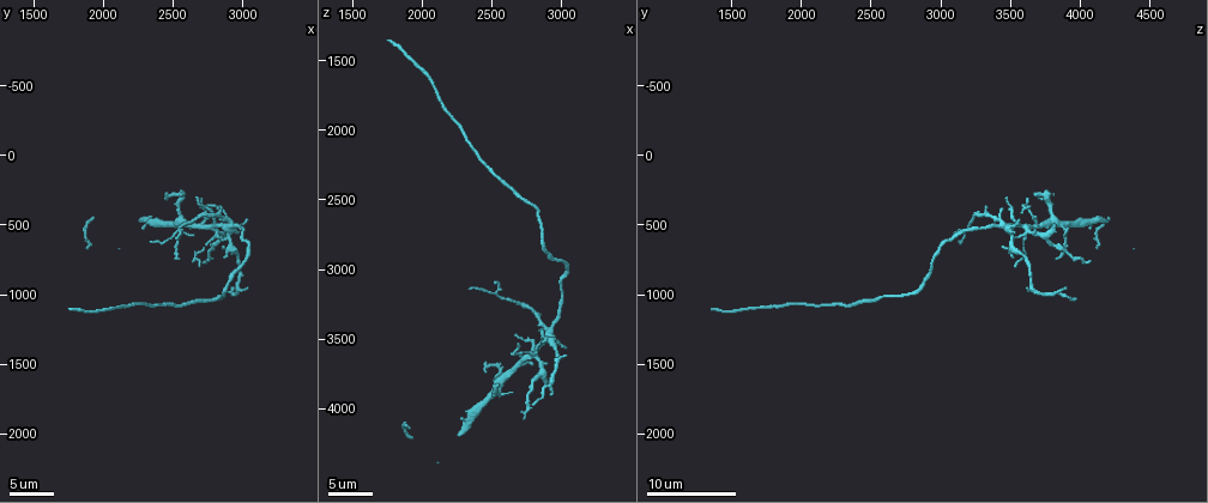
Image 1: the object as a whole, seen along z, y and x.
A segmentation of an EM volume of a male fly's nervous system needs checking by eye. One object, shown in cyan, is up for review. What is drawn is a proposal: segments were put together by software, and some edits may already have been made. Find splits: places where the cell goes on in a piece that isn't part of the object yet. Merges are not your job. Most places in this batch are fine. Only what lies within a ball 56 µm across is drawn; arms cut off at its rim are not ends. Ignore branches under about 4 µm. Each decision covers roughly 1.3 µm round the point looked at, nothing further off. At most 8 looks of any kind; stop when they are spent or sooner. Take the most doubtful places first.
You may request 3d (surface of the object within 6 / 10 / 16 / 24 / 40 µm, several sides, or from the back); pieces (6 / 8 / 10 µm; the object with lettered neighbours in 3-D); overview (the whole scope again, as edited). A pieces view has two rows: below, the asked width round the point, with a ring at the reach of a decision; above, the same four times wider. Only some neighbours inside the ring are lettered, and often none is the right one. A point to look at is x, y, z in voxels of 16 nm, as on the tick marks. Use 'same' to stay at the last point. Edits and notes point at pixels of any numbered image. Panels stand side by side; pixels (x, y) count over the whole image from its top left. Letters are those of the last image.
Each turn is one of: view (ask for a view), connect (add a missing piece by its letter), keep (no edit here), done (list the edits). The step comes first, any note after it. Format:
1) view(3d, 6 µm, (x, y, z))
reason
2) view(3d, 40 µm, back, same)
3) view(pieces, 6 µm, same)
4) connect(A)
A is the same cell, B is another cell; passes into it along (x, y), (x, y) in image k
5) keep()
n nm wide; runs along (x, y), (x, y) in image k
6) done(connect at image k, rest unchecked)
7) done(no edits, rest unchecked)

view(3d, 6 µm, (2540, 740, 3840))
an open end

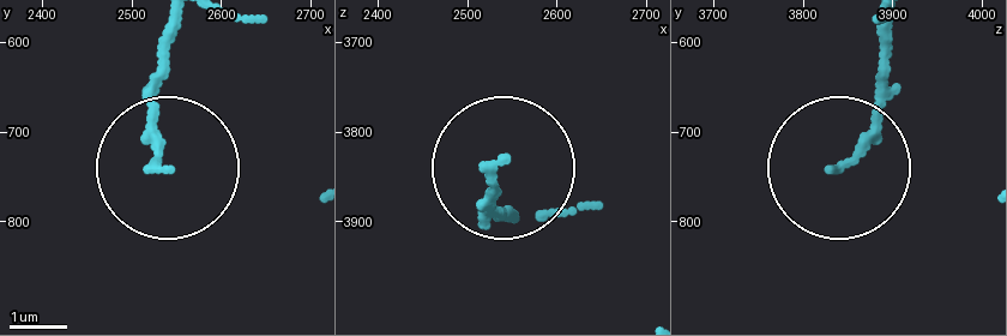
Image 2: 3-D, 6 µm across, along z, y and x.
view(pieces, 10 µm, (2540, 745, 3830))

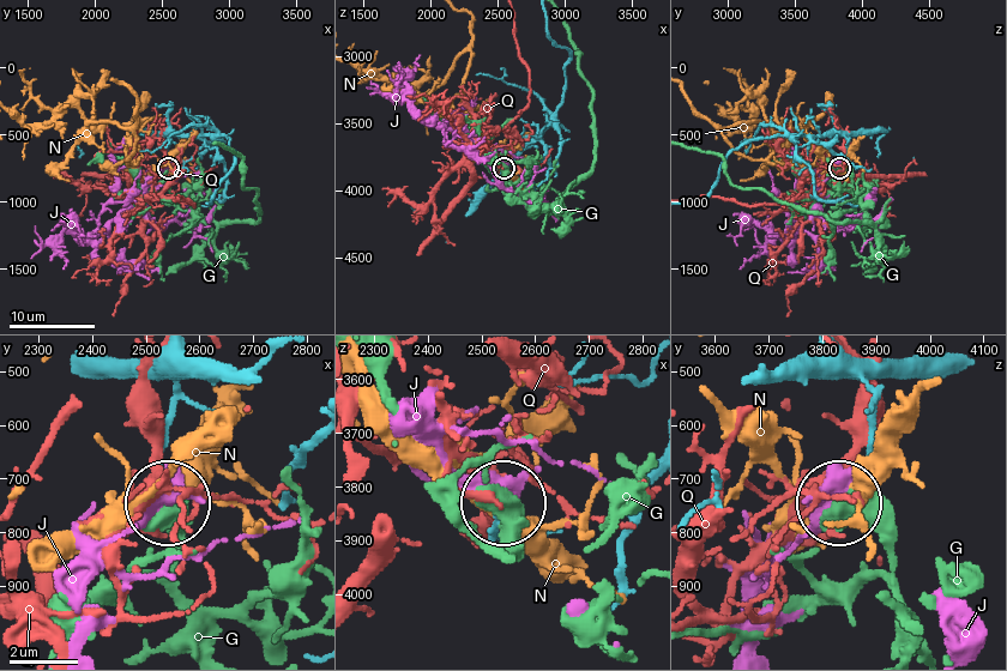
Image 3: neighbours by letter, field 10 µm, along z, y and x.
keep()
110 nm wide; G, J, N and Q are other cells; none of them fits

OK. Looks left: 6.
view(pieces, 6 µm, (2680, 800, 3540))
free end

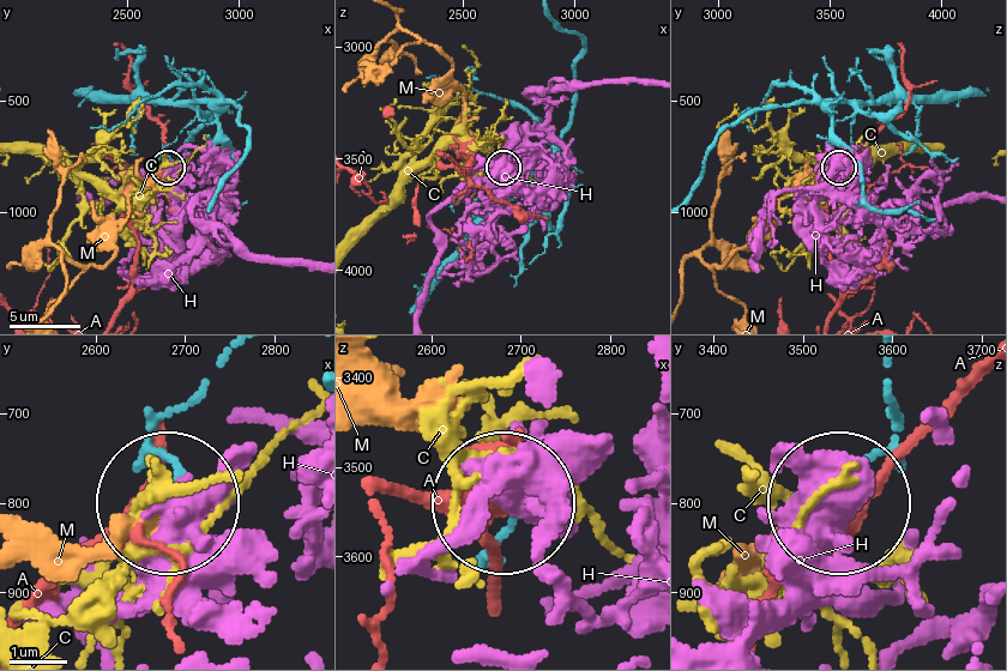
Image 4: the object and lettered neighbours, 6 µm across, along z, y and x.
keep()
A, C, H and M are other cells; no lettered piece goes on from it

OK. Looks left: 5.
view(3d, 6 µm, (2800, 1040, 3960))
thin end

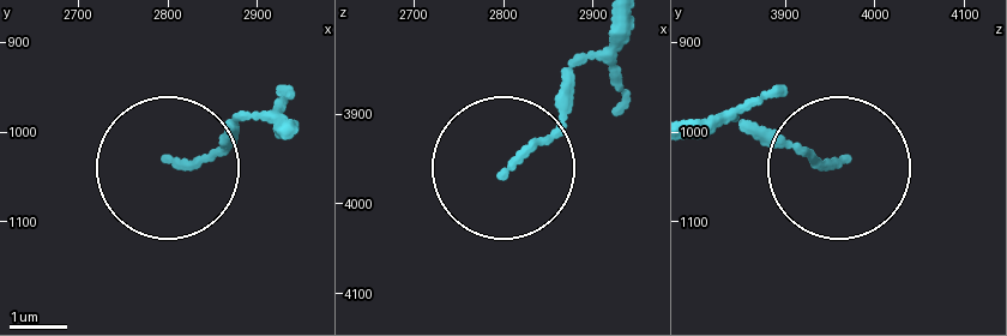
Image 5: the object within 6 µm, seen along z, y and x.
view(pieces, 10 µm, (2800, 1035, 3960))
see the neighbours

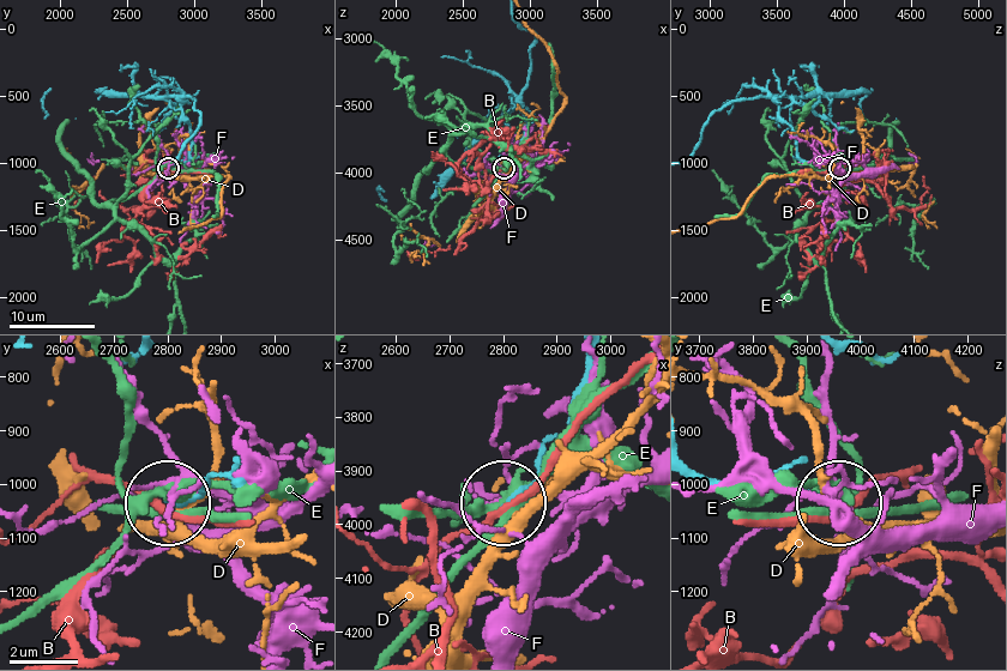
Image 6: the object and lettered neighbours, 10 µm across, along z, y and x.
keep()
B, D, E and F are other cells; none of them fits

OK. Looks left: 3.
view(pieces, 8 µm, (2540, 580, 3080))
free end

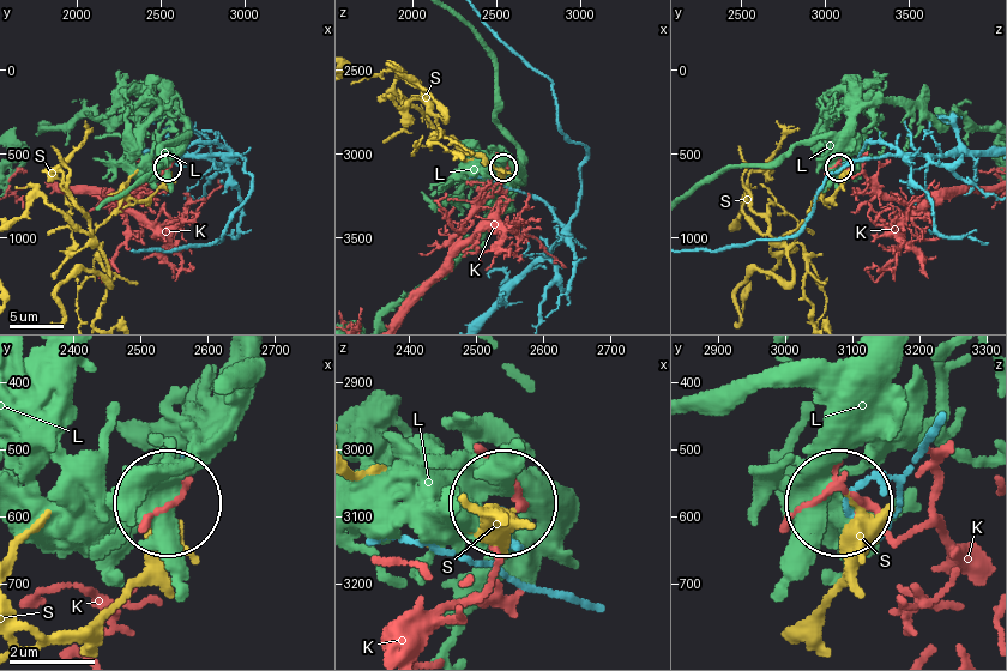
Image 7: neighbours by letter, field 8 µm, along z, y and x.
keep()
K, L and S are other cells; runs along (936, 424), (908, 464), (846, 503) in image 7; no lettered piece goes on from it

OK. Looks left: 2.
done(no edits, rest unchecked)

